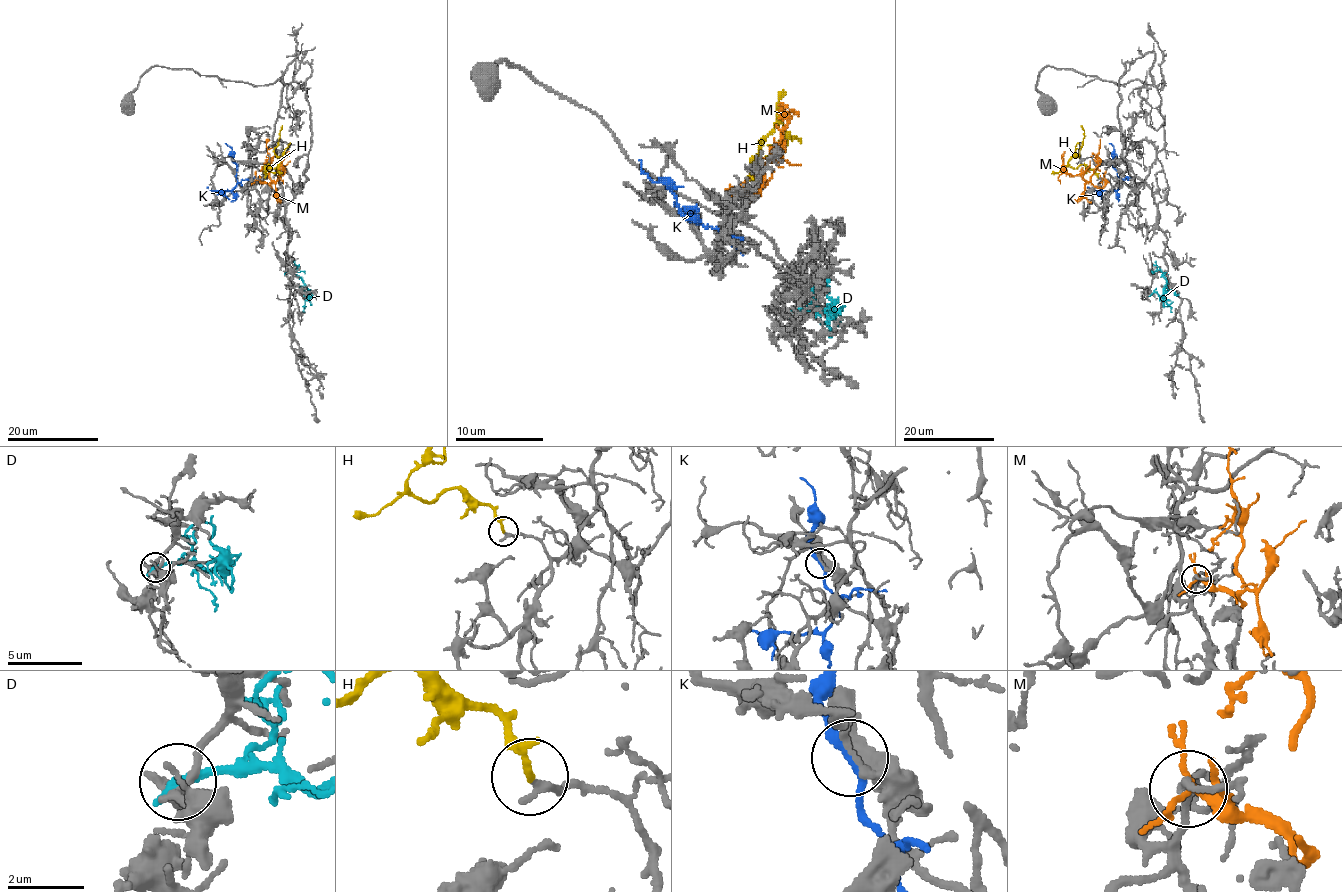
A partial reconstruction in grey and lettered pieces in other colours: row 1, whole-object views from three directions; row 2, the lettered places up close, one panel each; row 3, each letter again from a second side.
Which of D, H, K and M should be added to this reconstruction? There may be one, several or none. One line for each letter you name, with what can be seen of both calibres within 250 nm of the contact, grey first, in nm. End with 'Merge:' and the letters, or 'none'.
H: 200 nm thick on the grey side, 140 nm on the other
Merge: H

